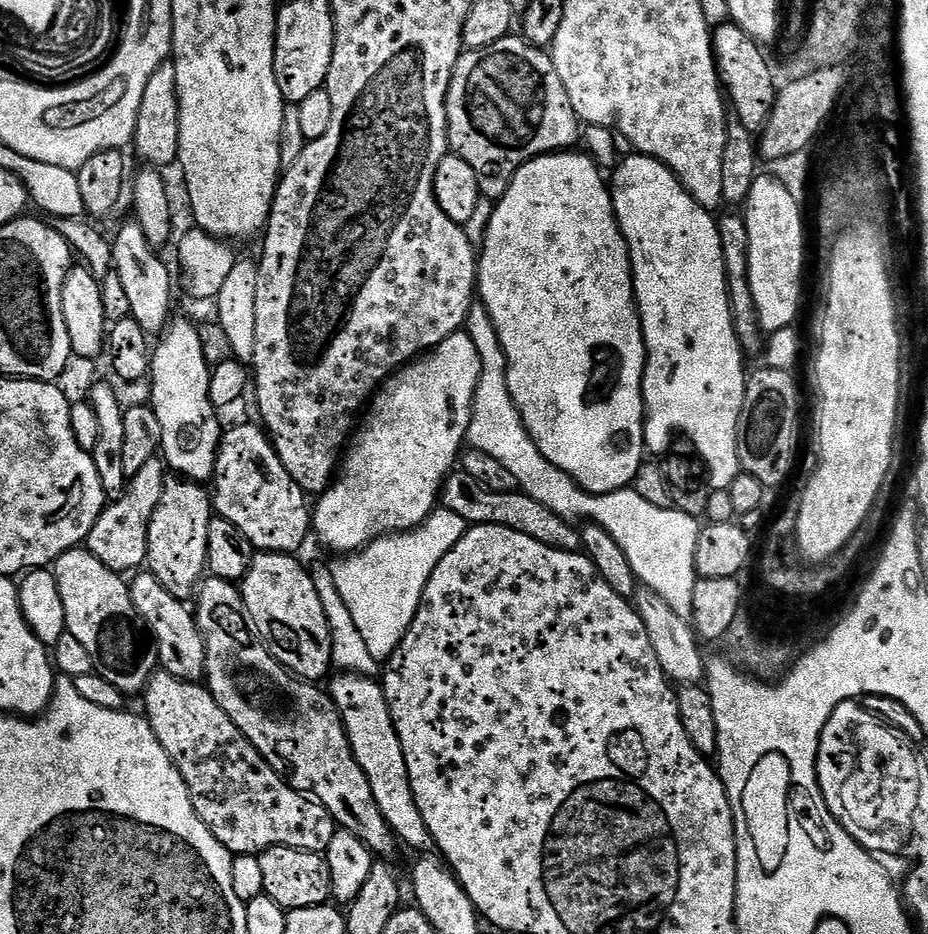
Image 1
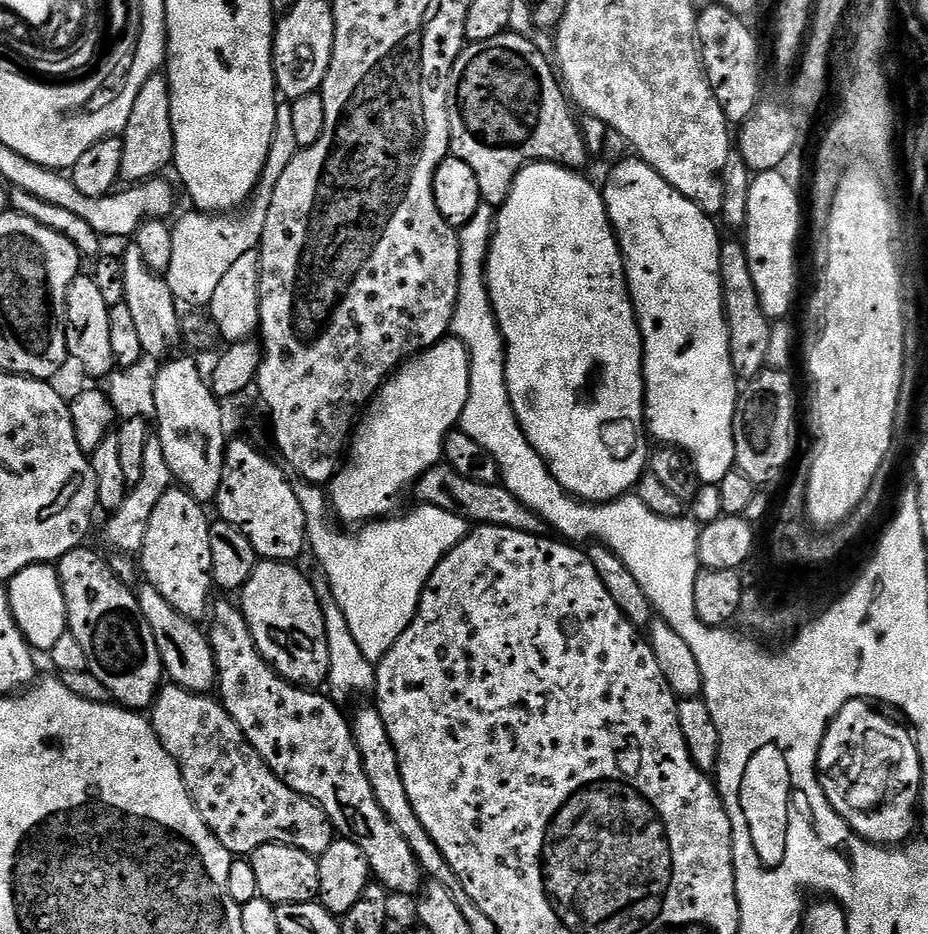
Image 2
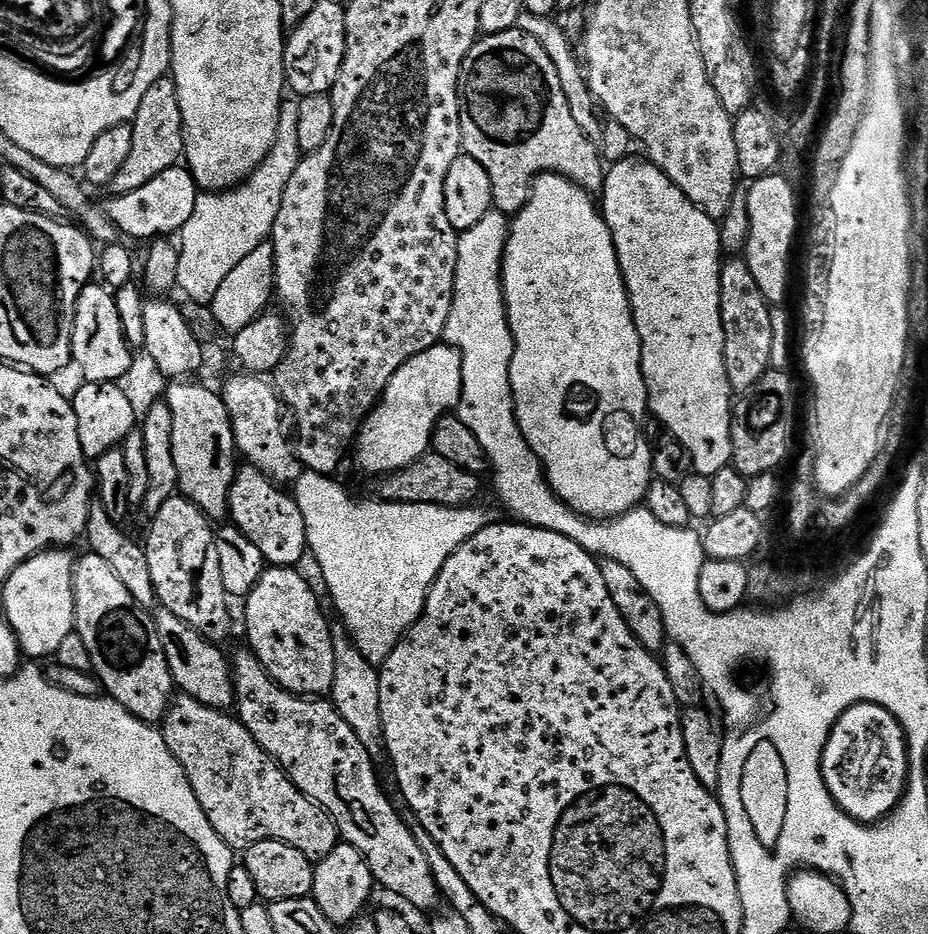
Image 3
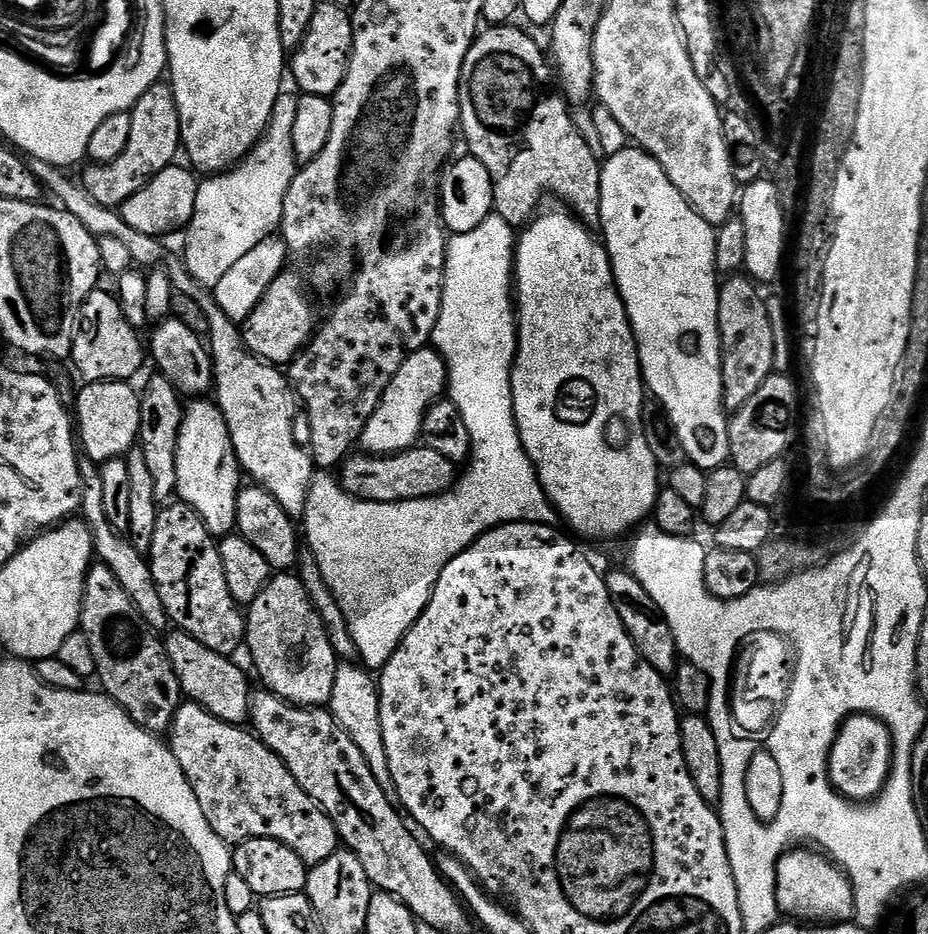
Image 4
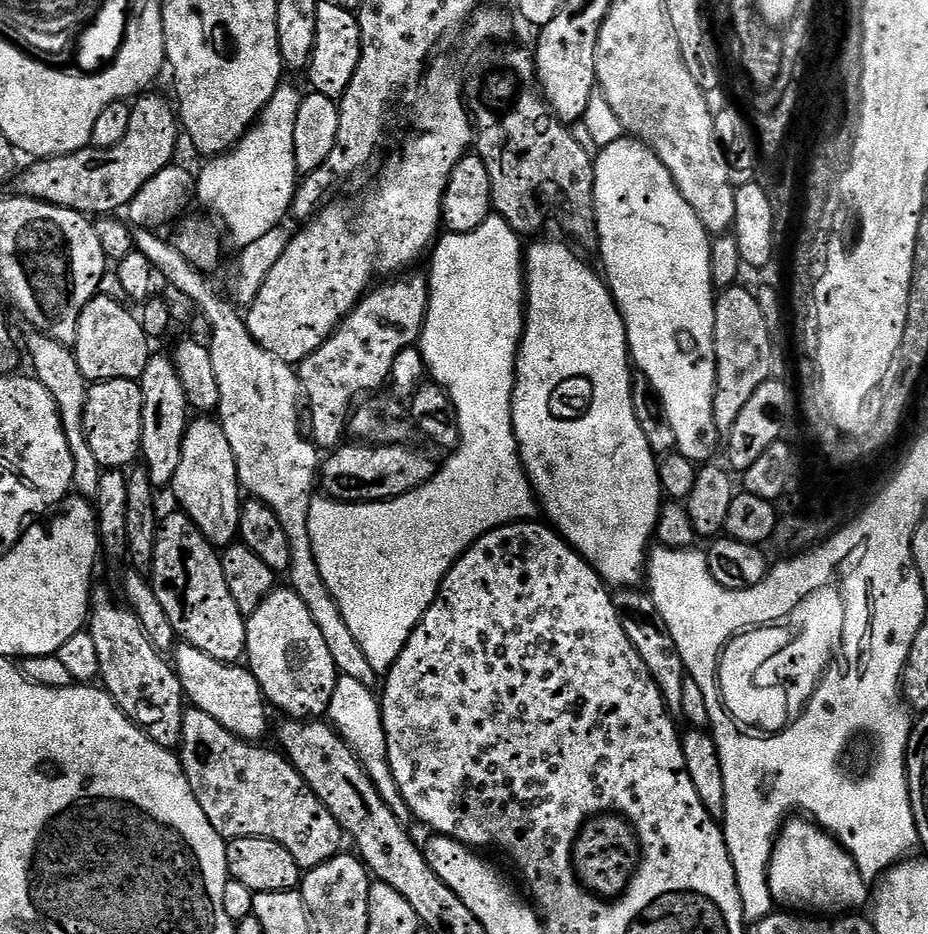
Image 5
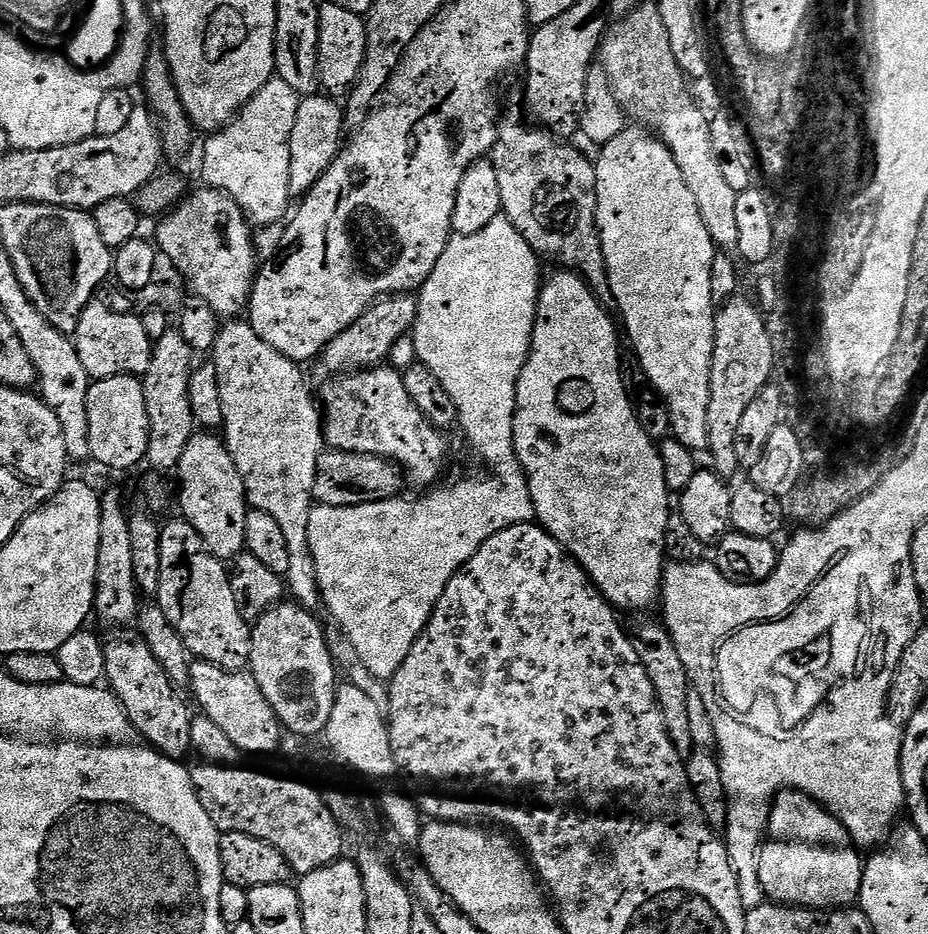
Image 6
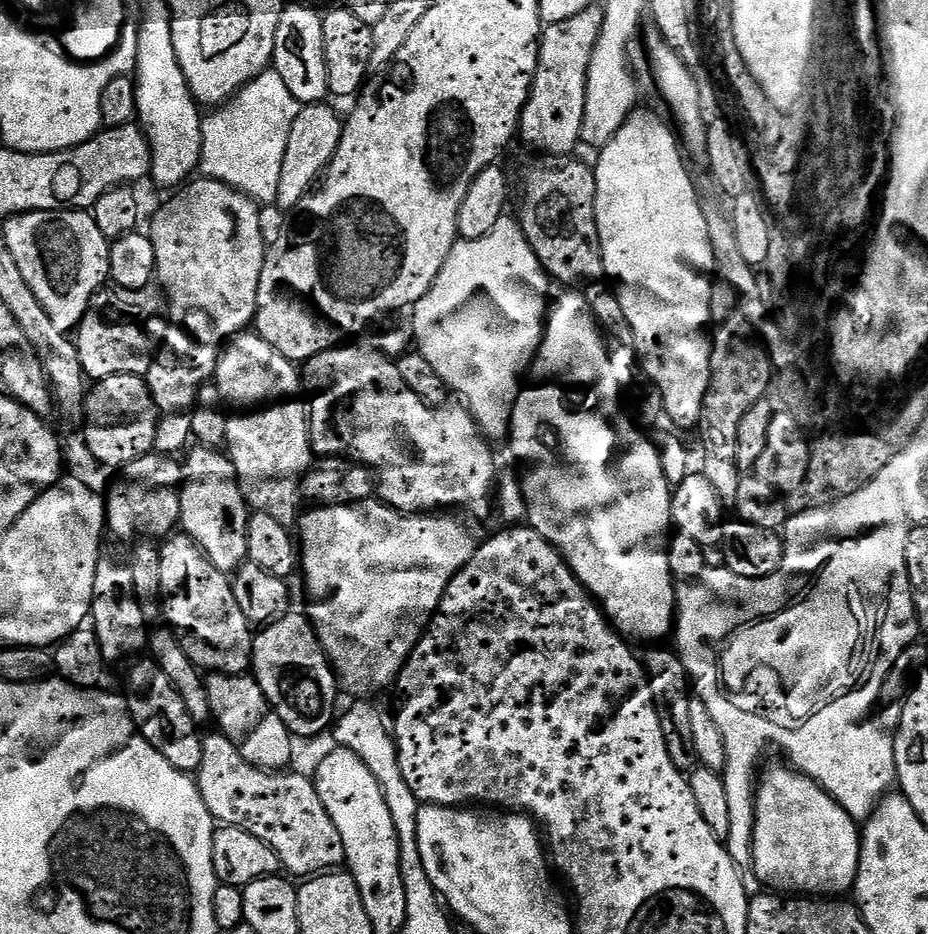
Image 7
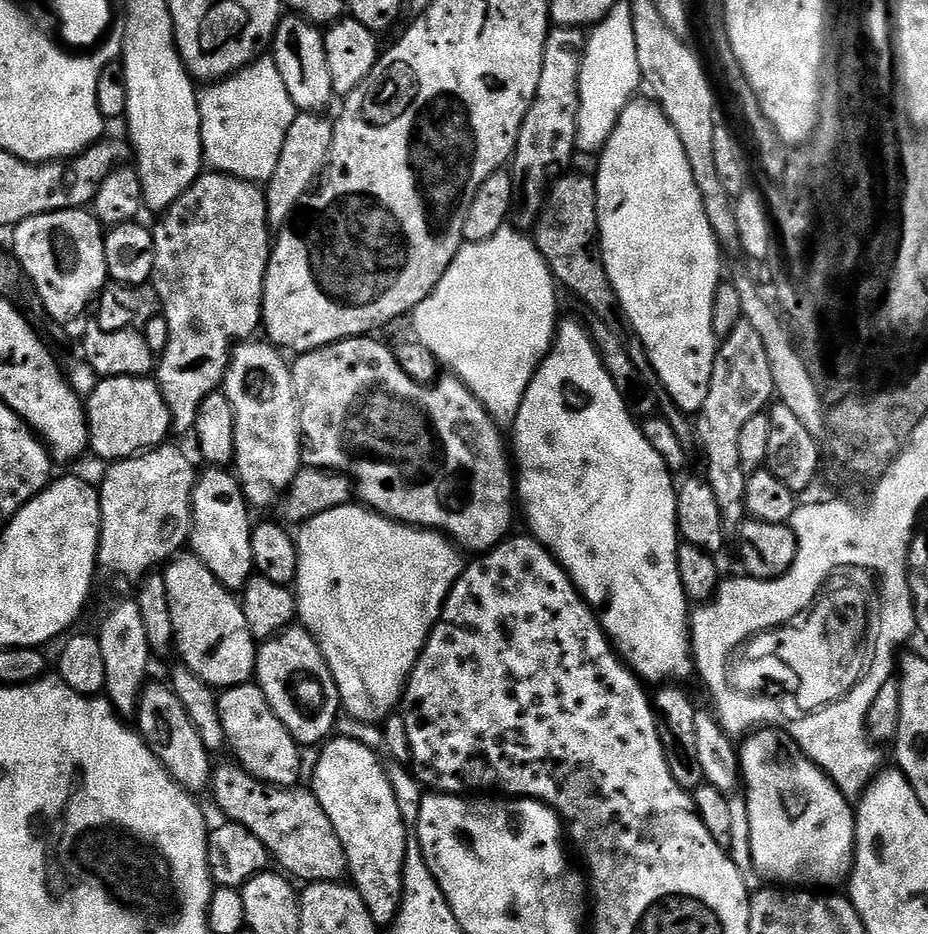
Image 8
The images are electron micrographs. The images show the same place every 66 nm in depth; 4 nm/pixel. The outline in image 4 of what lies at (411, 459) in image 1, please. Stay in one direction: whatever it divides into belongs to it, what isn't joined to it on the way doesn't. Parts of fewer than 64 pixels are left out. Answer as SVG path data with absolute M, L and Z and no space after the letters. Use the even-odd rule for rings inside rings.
M429 346L410 354L406 362L394 374L390 386L386 386L386 394L382 394L380 405L360 435L360 444L368 454L387 456L405 452L421 439L424 431L424 416L431 404L445 395L448 386L448 367L435 347Z

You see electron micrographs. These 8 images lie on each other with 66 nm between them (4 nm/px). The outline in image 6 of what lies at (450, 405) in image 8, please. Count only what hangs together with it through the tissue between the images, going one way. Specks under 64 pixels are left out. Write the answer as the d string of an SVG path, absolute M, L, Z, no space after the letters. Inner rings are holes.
M377 366L369 368L367 370L361 370L359 372L353 372L351 374L341 375L339 378L331 381L332 385L324 392L324 404L322 400L322 431L324 433L324 442L329 449L337 448L343 452L357 452L358 454L374 454L375 456L381 456L387 460L394 460L404 470L407 483L412 484L416 490L428 490L433 487L441 479L440 475L444 472L444 463L448 460L448 440L441 429L436 428L428 421L422 414L422 410L418 410L418 406L414 406L414 402L410 398L410 394L406 394L406 386L404 385L403 375L397 369L391 366Z

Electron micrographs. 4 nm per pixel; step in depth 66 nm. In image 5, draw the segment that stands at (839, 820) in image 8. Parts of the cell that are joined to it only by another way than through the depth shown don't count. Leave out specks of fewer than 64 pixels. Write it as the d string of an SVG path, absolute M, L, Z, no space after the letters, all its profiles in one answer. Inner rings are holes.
M789 819L772 847L768 885L773 901L784 907L781 909L799 910L804 914L848 914L853 909L860 910L867 900L869 903L870 888L854 858L819 824L803 819Z

